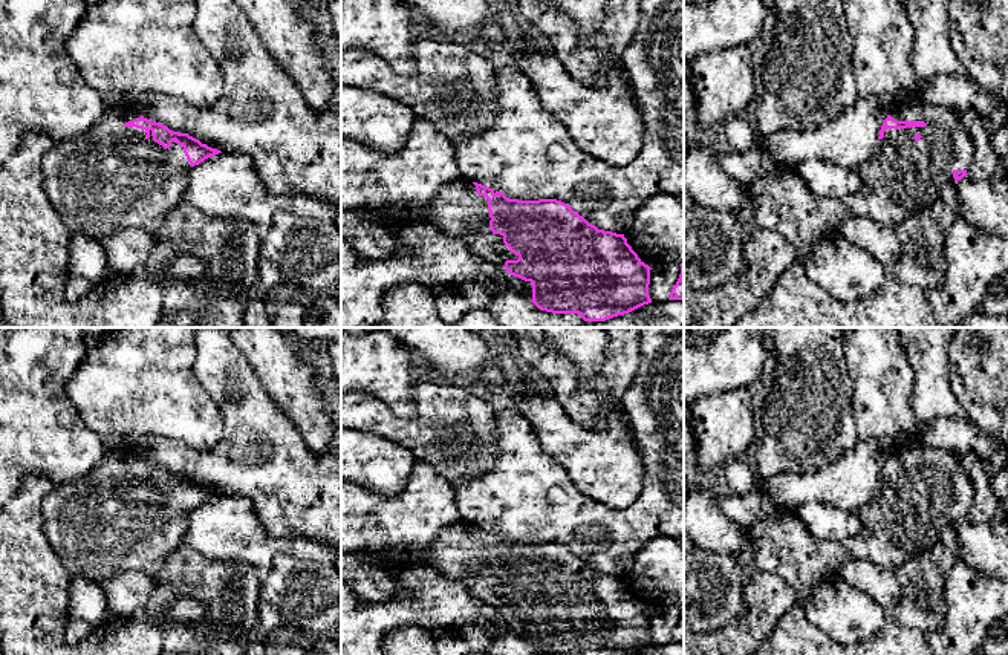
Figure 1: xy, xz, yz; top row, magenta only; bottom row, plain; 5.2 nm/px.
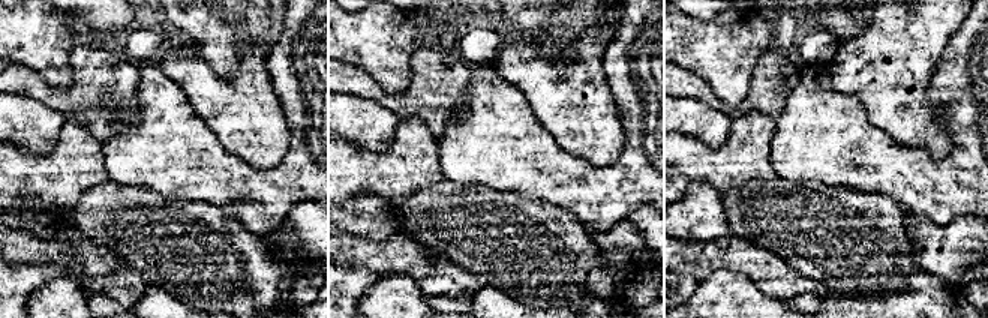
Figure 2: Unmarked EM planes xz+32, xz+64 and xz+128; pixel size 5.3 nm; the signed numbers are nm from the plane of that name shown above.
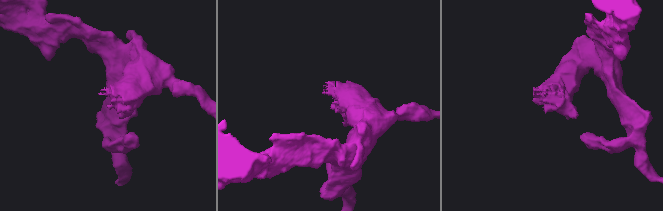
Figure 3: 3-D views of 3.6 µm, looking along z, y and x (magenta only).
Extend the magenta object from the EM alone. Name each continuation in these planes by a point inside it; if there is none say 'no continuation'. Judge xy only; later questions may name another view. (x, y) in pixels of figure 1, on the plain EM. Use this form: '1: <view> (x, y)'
1: xy (112, 521)

